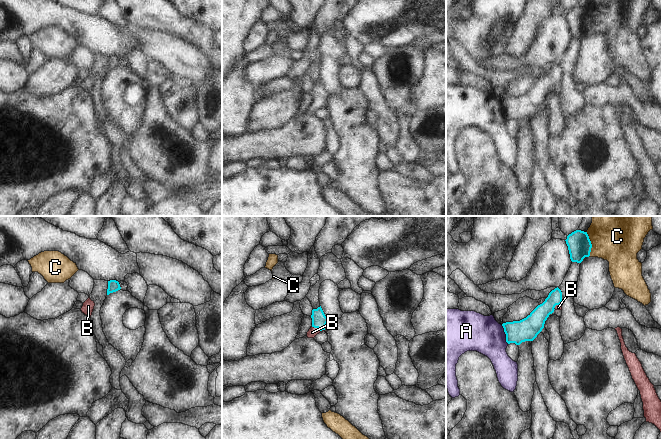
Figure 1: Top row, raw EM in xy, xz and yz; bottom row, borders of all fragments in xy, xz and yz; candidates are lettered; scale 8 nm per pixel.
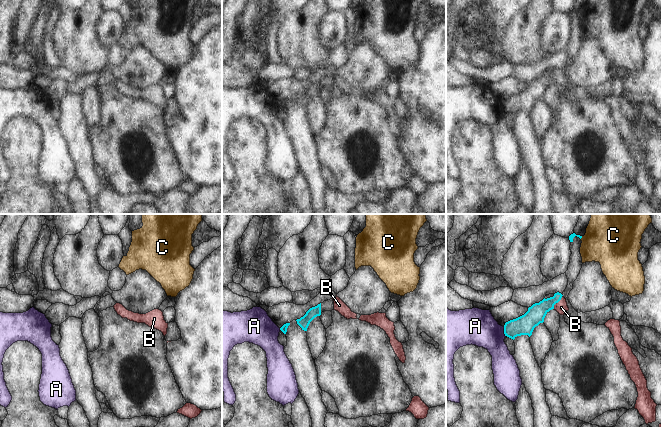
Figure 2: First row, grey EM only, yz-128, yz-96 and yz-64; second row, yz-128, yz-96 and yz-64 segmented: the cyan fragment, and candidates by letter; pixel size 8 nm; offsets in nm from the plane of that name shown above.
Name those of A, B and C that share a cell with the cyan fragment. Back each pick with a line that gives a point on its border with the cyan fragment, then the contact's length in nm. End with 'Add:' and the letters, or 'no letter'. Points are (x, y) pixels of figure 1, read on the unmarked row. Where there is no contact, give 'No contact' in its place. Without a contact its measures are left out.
B: Touches cyan at xz (318, 105). Shared border 110 nm
Add: B.

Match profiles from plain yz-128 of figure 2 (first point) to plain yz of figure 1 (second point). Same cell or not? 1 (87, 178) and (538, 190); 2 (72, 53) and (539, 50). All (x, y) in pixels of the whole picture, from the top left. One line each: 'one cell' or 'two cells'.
1: one cell
2: two cells

